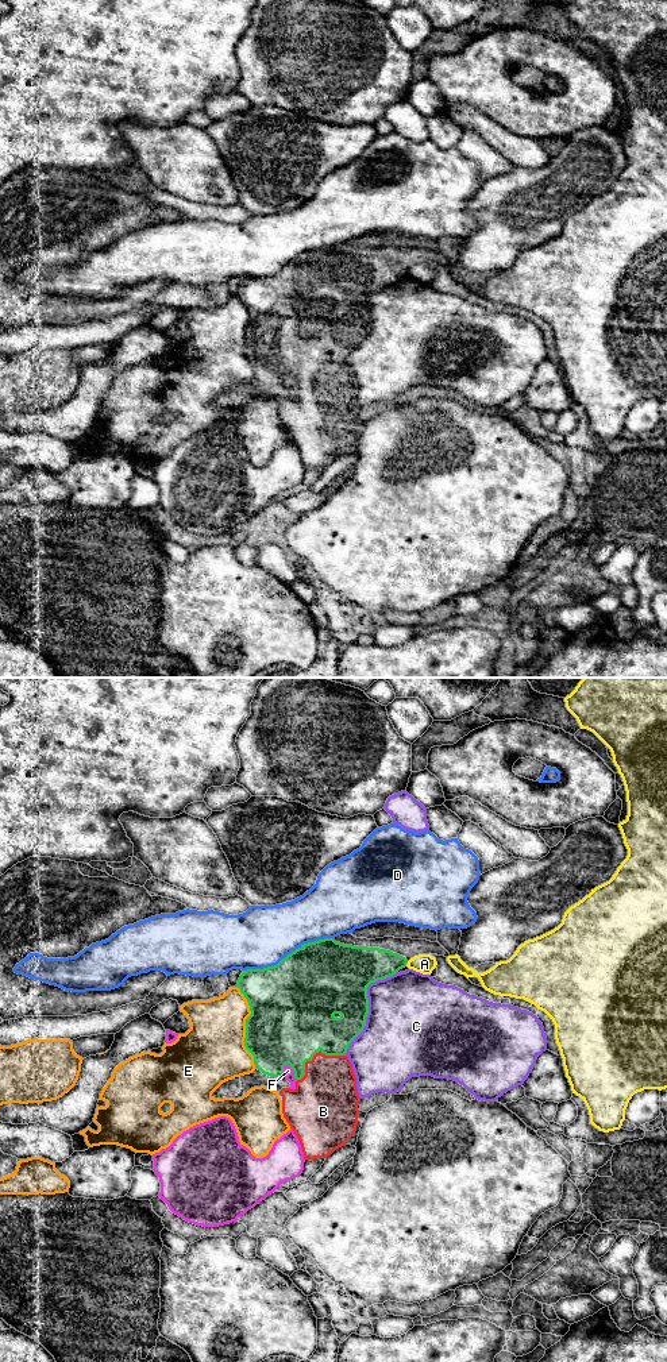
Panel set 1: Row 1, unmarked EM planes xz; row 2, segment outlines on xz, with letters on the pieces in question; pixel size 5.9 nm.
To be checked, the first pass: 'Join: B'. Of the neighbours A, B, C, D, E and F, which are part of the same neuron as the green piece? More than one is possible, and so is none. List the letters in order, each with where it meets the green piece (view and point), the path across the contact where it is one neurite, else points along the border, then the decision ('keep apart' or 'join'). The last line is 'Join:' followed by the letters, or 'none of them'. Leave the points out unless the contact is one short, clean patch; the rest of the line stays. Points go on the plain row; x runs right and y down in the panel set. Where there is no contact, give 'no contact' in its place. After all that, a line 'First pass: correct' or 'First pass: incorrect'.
A: xz (407, 271) | keep apart
B: xz (315, 362) | join
C: xz (367, 316) | keep apart
D: xz (288, 263) | keep apart
E: xz (246, 335) | keep apart
F: xz (293, 379) | keep apart
Join: B
First pass: correct

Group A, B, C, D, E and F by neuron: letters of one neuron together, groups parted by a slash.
A / B / C / D / E / F

